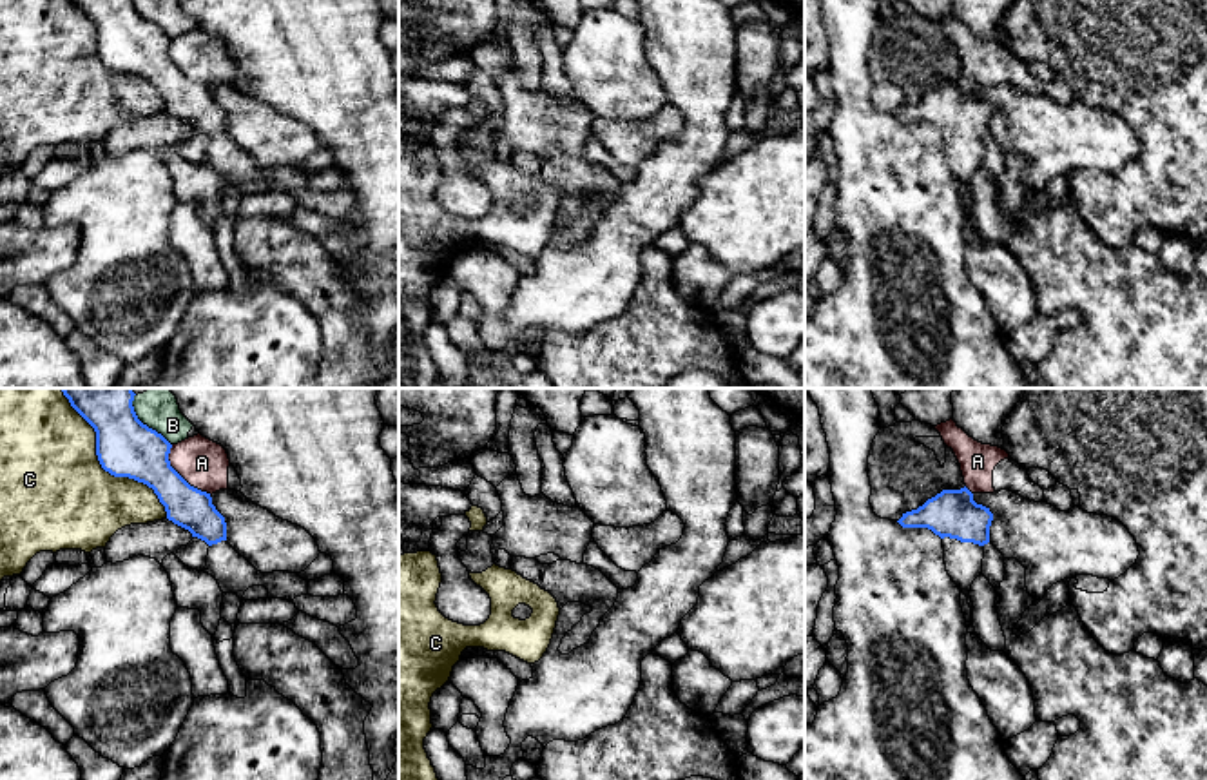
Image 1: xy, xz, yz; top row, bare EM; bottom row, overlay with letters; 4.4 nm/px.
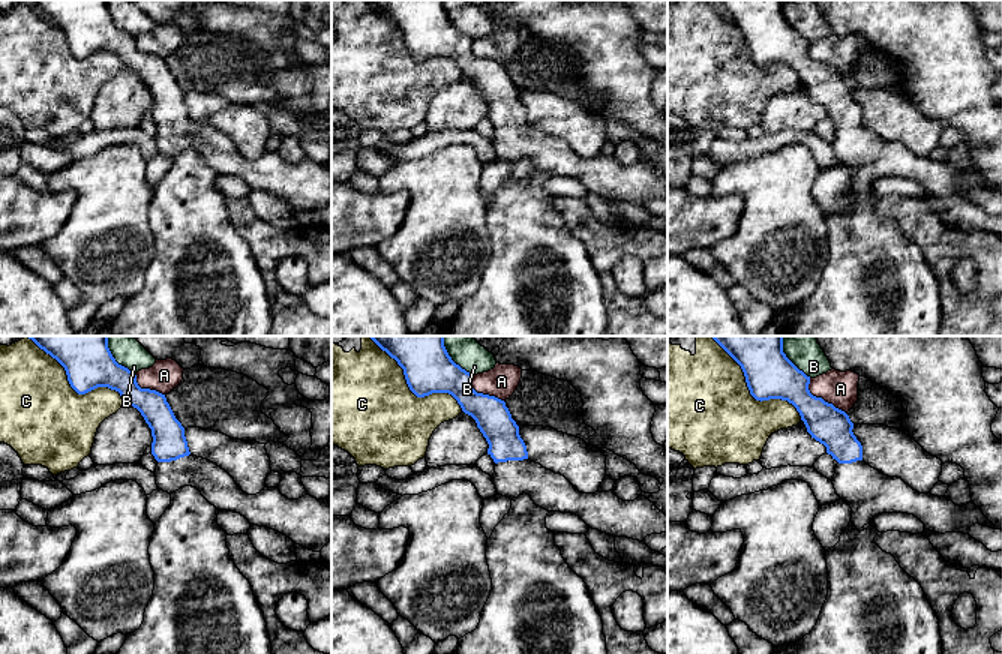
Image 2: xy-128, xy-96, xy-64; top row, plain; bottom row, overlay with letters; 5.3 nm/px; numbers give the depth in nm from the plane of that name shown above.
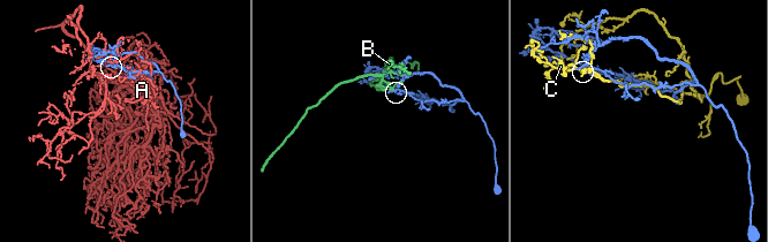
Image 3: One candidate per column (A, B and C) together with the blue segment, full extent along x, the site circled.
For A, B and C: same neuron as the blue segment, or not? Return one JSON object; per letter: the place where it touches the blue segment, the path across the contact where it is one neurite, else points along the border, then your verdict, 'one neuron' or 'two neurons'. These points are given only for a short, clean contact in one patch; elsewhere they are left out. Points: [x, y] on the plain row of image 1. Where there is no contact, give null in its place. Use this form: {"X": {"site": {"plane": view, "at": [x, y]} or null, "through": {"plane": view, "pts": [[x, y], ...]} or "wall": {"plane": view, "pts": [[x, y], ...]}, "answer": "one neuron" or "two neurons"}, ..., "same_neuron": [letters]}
{"A": {"site": {"plane": "xy", "at": [180, 69]}, "answer": "two neurons"}, "B": {"site": {"plane": "xy", "at": [147, 20]}, "answer": "two neurons"}, "C": {"site": {"plane": "xy", "at": [111, 68]}, "answer": "two neurons"}, "same_neuron": []}

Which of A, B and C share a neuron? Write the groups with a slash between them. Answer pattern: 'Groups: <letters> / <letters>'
Groups: A / B / C

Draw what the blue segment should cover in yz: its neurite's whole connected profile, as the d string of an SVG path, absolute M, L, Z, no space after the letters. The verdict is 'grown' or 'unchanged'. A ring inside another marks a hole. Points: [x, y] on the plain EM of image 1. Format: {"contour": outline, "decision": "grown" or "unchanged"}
{"contour": "M966 80L961 83L942 83L917 103L903 107L897 114L903 122L928 122L942 132L946 165L968 190L968 198L971 201L971 218L968 219L968 227L971 229L977 227L973 221L973 196L970 183L973 174L982 169L984 140L990 136L991 114L993 107L990 102L977 98L973 94L973 87Z", "decision": "grown"}

